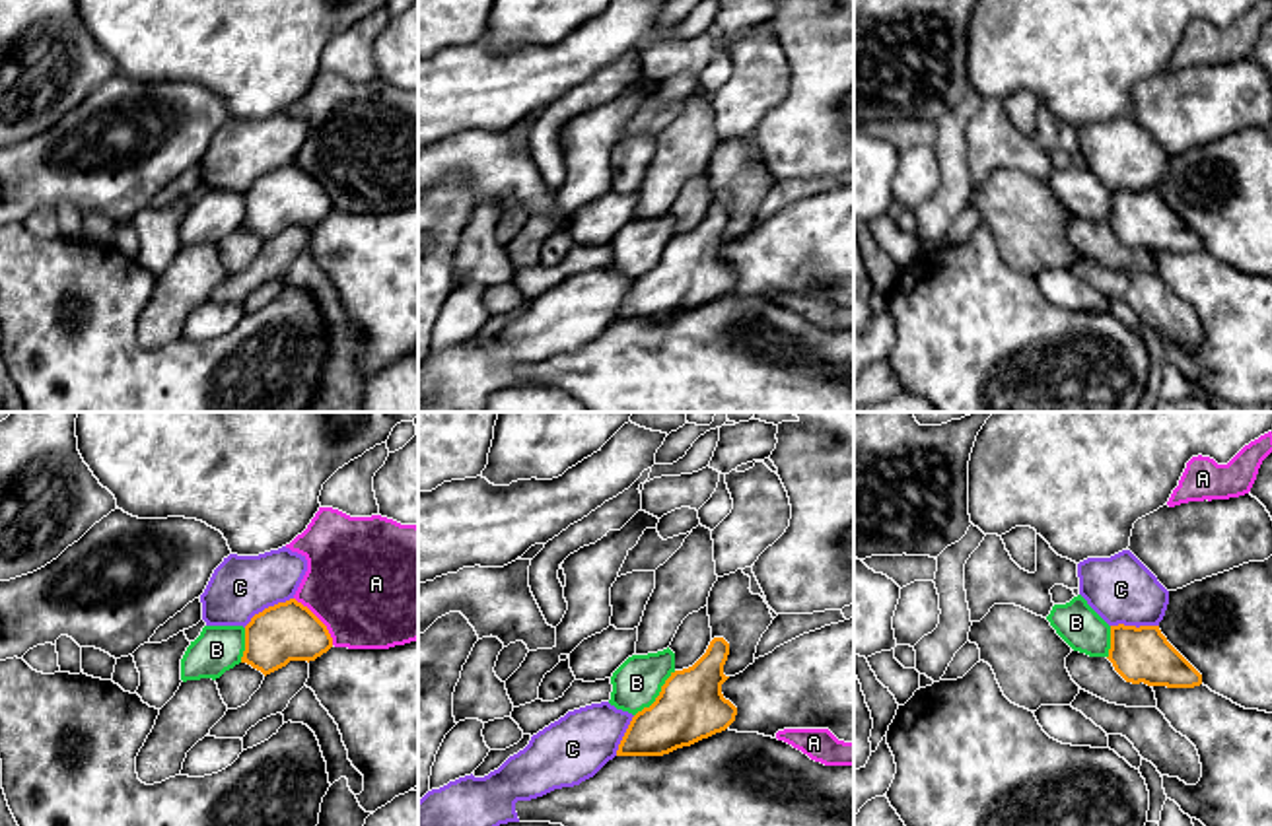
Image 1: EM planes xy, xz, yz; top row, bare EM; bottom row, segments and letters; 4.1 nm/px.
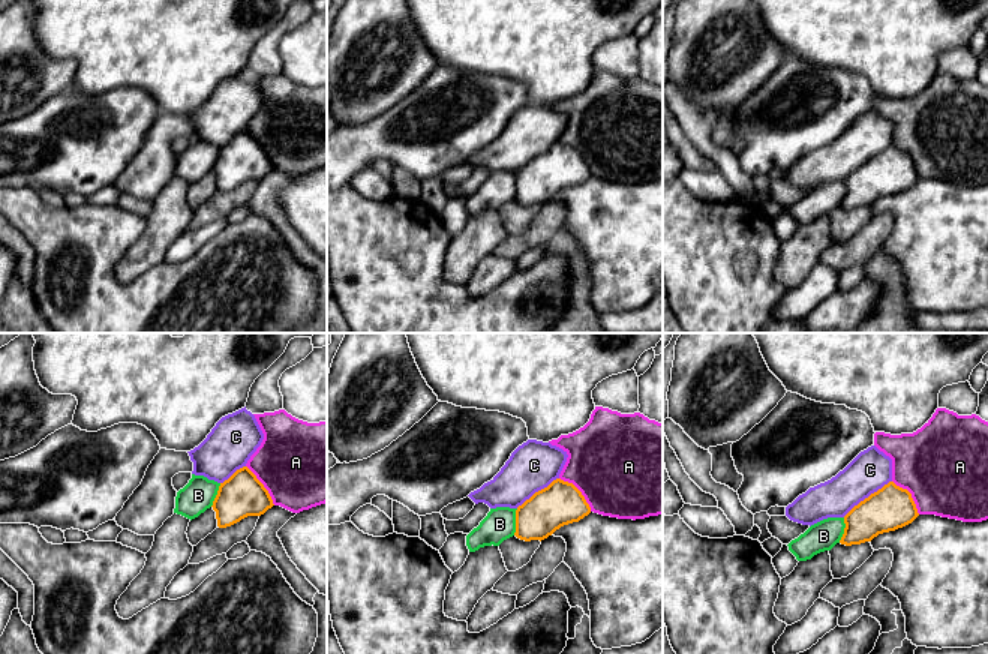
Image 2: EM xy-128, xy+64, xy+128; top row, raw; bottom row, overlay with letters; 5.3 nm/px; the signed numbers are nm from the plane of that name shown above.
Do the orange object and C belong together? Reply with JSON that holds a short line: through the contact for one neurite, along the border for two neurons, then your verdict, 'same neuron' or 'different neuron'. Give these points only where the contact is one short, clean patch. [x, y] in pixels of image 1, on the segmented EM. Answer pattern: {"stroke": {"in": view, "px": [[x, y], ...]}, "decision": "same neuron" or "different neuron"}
{"decision": "same neuron"}

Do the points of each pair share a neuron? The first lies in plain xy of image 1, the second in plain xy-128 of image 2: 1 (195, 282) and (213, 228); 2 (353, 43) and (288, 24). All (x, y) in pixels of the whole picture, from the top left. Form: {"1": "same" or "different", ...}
{"1": "different", "2": "same"}

